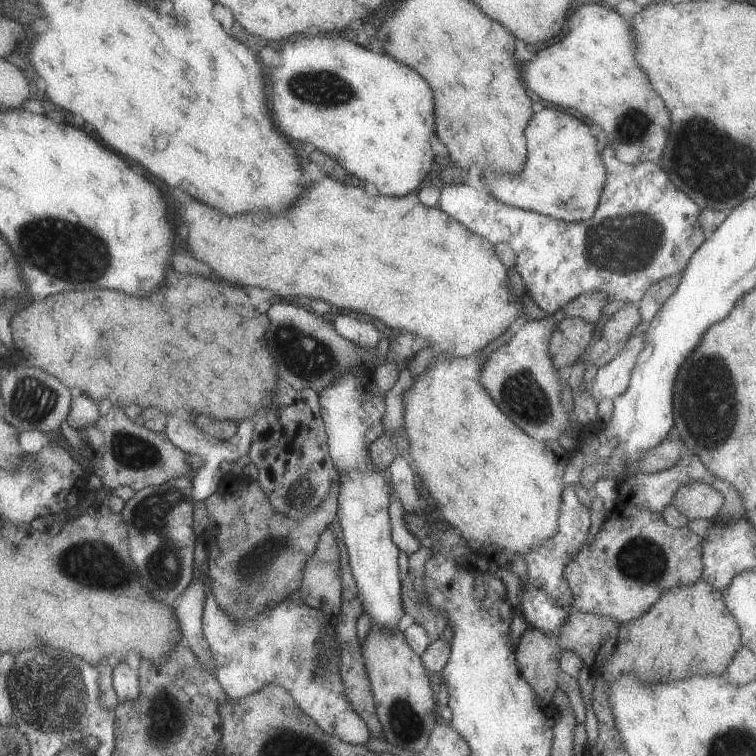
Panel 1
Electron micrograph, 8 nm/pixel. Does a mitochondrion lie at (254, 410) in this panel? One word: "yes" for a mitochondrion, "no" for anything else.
no

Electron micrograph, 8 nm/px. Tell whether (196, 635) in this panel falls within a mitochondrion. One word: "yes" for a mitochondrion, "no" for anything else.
no

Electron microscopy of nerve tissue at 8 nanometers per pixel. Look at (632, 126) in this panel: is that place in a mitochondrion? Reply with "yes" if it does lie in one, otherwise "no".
yes

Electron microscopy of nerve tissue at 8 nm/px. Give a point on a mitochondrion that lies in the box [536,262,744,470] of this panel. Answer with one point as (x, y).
(706, 397)

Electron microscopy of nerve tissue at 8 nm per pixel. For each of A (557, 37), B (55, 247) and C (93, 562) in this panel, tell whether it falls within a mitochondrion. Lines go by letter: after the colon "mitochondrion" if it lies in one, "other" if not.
A: other
B: mitochondrion
C: mitochondrion

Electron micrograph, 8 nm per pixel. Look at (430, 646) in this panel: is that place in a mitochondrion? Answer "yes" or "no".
no

